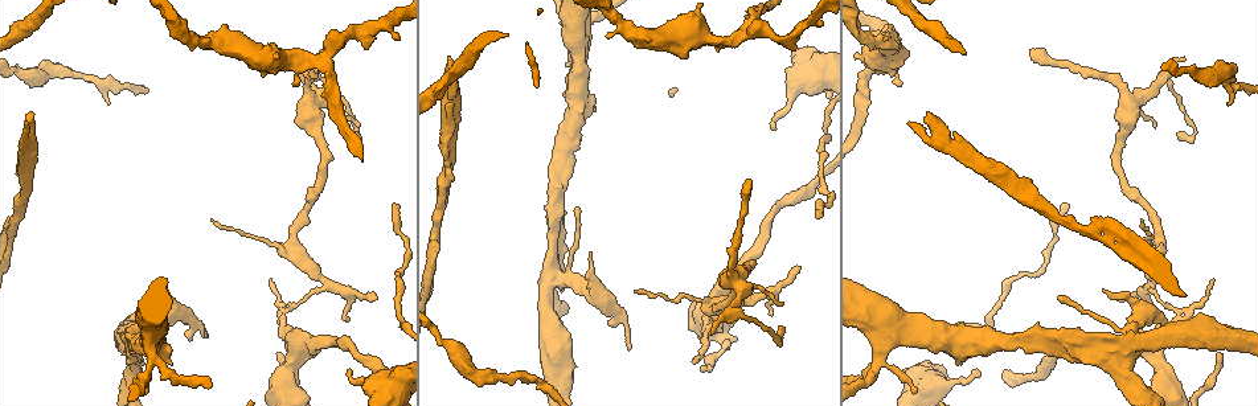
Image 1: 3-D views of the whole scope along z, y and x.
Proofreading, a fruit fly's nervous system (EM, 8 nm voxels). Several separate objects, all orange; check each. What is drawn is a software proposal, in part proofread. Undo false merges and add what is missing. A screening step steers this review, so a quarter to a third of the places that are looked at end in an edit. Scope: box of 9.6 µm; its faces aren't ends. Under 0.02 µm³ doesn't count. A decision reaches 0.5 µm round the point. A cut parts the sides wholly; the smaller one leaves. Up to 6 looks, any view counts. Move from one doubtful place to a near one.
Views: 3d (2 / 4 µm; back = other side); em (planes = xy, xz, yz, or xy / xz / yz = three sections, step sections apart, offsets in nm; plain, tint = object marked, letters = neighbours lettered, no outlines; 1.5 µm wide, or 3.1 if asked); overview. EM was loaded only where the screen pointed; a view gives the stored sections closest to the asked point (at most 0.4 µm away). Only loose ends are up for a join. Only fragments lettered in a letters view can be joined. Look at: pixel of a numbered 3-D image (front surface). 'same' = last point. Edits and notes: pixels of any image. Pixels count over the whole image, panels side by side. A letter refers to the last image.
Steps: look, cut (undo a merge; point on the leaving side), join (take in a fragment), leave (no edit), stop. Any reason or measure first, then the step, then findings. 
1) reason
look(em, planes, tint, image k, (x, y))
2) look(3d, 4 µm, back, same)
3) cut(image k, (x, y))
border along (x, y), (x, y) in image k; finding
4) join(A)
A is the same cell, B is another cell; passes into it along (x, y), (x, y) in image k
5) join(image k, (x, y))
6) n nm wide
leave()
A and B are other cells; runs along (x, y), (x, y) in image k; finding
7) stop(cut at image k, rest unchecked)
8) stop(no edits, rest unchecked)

calibre changes
look(3d, 4 µm, image 1, (741, 35))

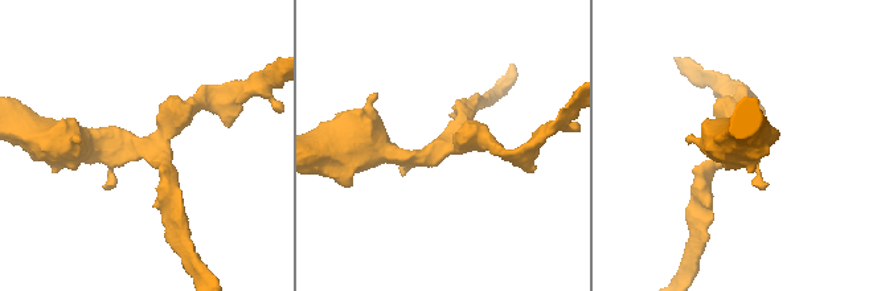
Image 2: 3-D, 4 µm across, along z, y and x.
3 arms; arms of 200, 280, 280 nm
look(em, planes, tint, image 2, (147, 143))

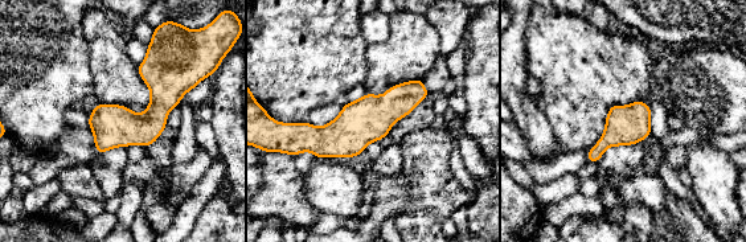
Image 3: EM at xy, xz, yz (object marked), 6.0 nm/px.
see the neighbours
look(em, planes, letters, same)

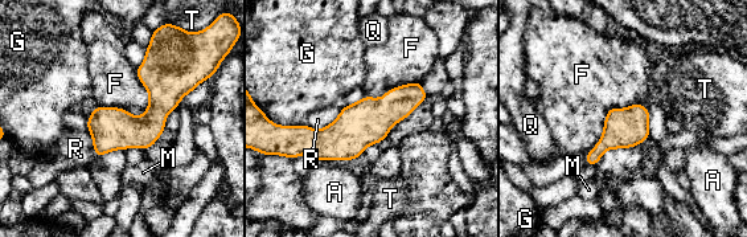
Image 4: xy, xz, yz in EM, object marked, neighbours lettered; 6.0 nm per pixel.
leave()
A, F, G, M, Q, R and T are other cells; runs along (422, 94), (345, 138), (294, 131) in image 4; one cell here

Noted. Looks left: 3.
free end
look(em, planes, letters, image 1, (752, 181))

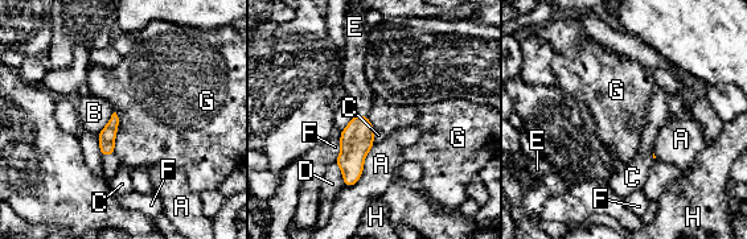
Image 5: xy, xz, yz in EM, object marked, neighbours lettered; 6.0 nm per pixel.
100 nm wide
join(E)
E is the same cell, A, B, C, D, F, G and H are other cells; passes into it along (107, 135), (107, 155), (110, 164) in image 5; it goes on there

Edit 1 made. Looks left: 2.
sudden change in width
look(3d, 2 µm, back, image 1, (17, 72))

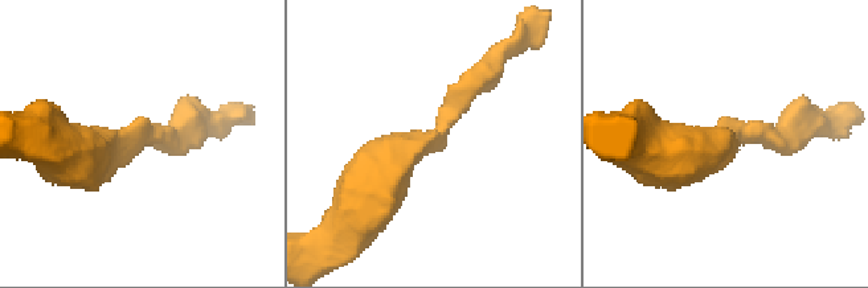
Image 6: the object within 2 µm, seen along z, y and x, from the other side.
look(em, planes, letters, image 6, (442, 121))

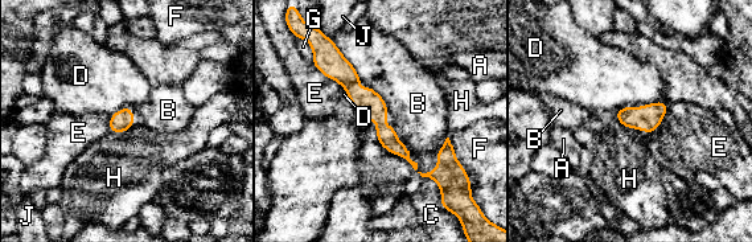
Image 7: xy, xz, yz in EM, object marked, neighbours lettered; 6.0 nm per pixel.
leave()
A, B, C, D, E, F, G, H and J are other cells; border along (391, 126), (418, 171), (439, 164) in image 7; one cell here

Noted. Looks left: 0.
stop(join at image 5, rest unchecked)

